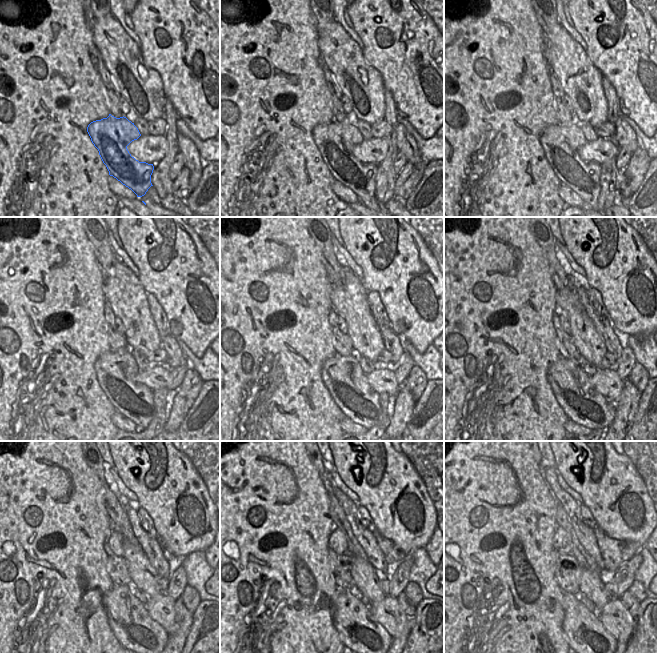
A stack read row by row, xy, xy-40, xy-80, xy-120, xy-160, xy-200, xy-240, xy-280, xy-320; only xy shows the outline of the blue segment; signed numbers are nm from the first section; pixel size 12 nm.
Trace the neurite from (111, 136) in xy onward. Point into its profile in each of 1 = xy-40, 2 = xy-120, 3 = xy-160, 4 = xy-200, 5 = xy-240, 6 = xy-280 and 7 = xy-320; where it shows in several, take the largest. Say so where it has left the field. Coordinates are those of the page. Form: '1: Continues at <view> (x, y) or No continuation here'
1: Continues at xy-40 (335, 141)
2: Continues at xy-120 (116, 371)
3: Continues at xy-160 (343, 377)
4: Continues at xy-200 (574, 392)
5: Continues at xy-240 (135, 630)
6: Continues at xy-280 (360, 632)
7: Continues at xy-320 (586, 636)

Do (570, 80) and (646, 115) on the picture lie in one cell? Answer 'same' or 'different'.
different

